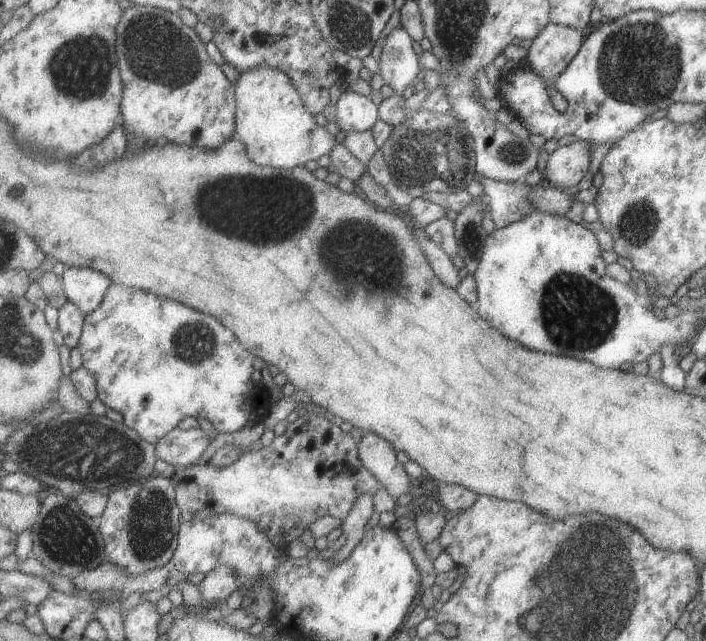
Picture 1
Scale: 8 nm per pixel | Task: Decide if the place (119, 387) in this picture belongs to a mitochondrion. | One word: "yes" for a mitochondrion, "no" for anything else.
no

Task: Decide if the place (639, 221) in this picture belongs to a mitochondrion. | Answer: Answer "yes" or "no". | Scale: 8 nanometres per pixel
yes

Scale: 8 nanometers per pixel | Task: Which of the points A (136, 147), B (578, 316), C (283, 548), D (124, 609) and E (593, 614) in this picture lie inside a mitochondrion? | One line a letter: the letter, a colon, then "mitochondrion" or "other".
A: other
B: mitochondrion
C: other
D: other
E: mitochondrion

